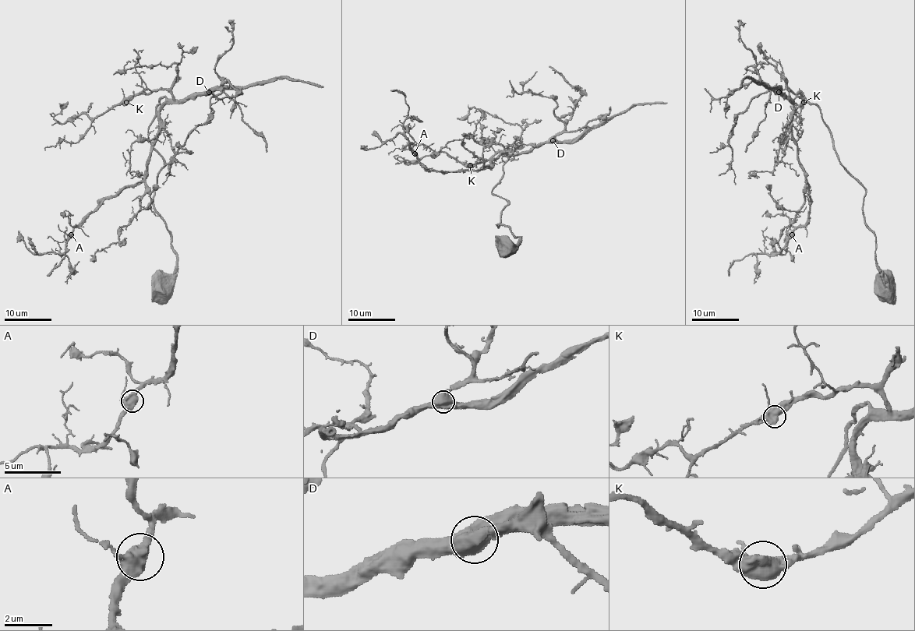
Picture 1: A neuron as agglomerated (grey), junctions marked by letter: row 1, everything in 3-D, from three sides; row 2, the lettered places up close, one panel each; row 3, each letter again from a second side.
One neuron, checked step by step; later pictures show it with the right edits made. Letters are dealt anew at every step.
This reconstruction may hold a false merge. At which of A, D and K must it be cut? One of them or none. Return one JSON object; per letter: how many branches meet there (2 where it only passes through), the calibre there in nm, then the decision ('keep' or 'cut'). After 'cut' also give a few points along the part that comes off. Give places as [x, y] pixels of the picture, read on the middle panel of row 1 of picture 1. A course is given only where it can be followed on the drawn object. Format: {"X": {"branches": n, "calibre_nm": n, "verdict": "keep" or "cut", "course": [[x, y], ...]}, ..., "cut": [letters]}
{"A": {"branches": 3, "calibre_nm": 550, "verdict": "keep"}, "D": {"branches": 3, "calibre_nm": 650, "verdict": "keep"}, "K": {"branches": 3, "calibre_nm": 550, "verdict": "keep"}, "cut": []}

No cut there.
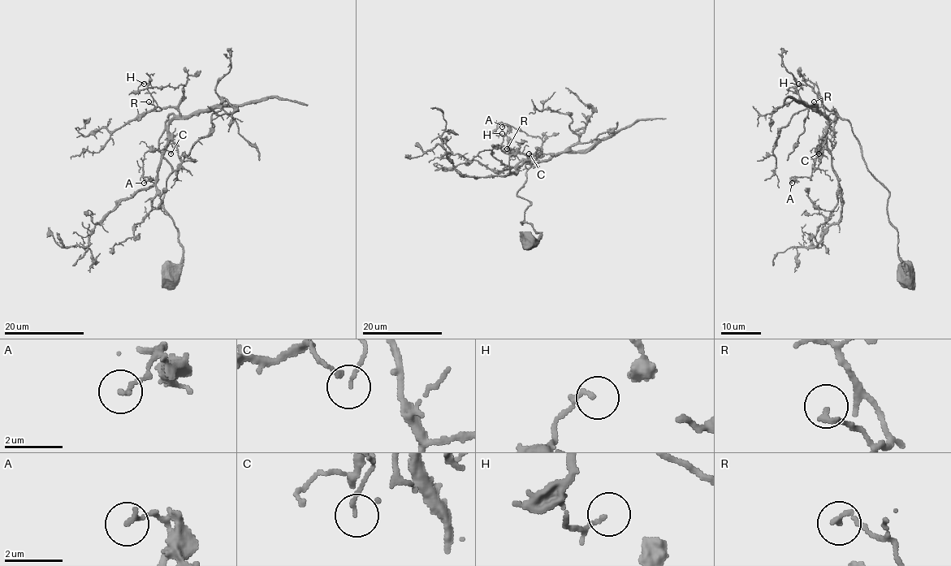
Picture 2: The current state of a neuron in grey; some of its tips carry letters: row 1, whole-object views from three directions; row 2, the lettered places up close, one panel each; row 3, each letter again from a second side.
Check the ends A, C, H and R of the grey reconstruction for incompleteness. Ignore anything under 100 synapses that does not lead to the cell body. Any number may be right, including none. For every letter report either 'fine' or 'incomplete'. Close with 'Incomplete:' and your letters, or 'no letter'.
A: fine
C: fine
H: fine
R: fine
Incomplete: no letter

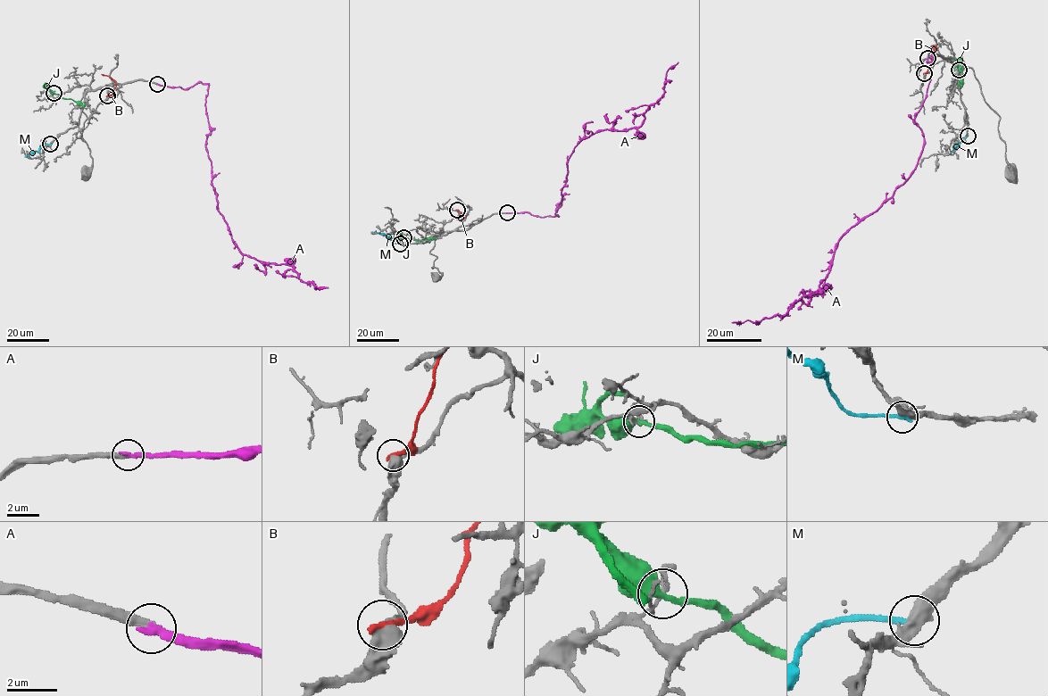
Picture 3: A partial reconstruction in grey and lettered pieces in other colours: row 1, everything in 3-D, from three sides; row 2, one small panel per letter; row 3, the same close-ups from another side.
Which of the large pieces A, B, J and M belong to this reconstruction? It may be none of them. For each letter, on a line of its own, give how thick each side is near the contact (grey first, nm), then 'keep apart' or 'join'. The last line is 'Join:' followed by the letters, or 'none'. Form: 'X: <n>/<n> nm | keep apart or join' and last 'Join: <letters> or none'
A: 300/340 nm | join
B: 550/240 nm | keep apart
J: 120/400 nm | keep apart
M: 500/280 nm | keep apart
Join: A

